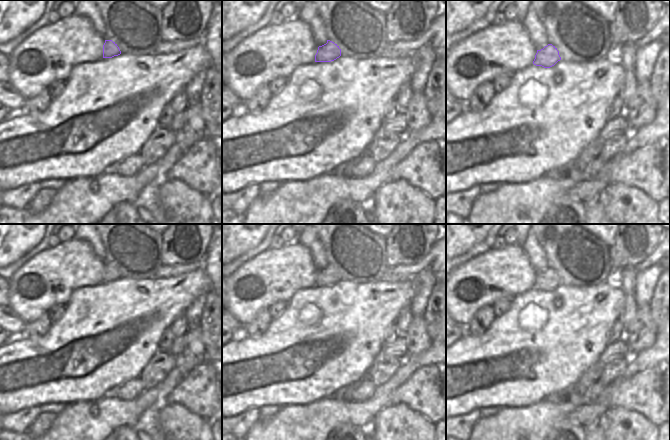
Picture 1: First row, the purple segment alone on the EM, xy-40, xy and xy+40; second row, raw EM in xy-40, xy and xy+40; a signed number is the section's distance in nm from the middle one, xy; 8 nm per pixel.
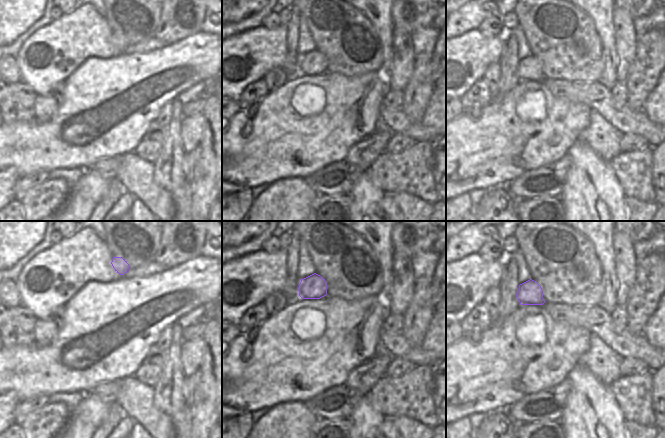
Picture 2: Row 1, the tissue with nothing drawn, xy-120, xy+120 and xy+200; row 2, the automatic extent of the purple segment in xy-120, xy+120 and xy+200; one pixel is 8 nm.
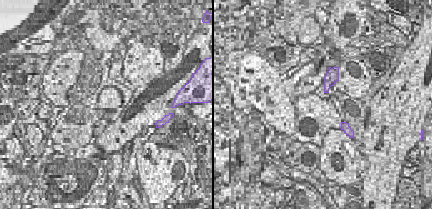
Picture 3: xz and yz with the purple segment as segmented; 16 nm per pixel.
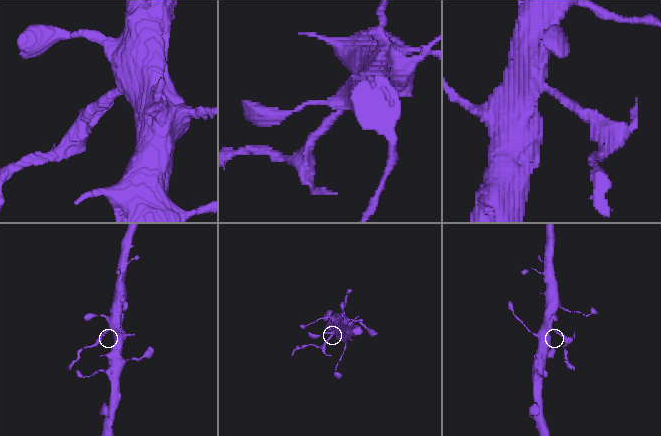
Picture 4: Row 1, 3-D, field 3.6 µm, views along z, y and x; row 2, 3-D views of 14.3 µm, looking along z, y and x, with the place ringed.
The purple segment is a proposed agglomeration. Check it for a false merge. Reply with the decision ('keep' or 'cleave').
cleave

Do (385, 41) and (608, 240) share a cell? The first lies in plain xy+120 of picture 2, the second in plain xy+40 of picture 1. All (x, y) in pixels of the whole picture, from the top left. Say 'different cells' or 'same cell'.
same cell

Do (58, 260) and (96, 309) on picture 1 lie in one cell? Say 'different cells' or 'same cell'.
different cells

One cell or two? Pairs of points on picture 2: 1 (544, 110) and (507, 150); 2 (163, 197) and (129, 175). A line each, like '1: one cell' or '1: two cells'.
1: one cell
2: one cell

